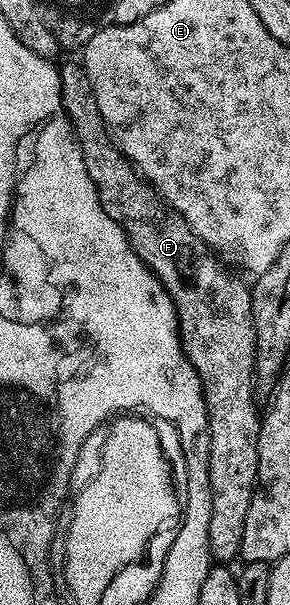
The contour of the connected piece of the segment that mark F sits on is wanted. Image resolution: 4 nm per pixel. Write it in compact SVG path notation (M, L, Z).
M81 61L61 63L58 66L60 76L60 92L62 107L70 128L74 131L74 142L78 145L80 156L84 160L84 168L88 168L88 176L92 176L92 184L96 184L96 192L104 212L122 226L128 236L136 256L160 281L174 305L174 315L178 318L178 337L182 340L182 351L196 368L202 385L202 395L206 405L208 420L208 480L212 492L212 518L208 520L209 555L215 563L230 564L238 558L240 540L244 536L244 520L248 516L250 501L258 481L258 427L260 410L254 407L254 386L256 375L256 328L252 320L251 287L246 286L234 274L228 274L217 262L215 255L198 237L192 233L188 223L175 214L154 191L154 187L134 169L114 144L106 126L102 123L100 108L96 104L96 96L92 92L92 84L86 75L86 67Z

